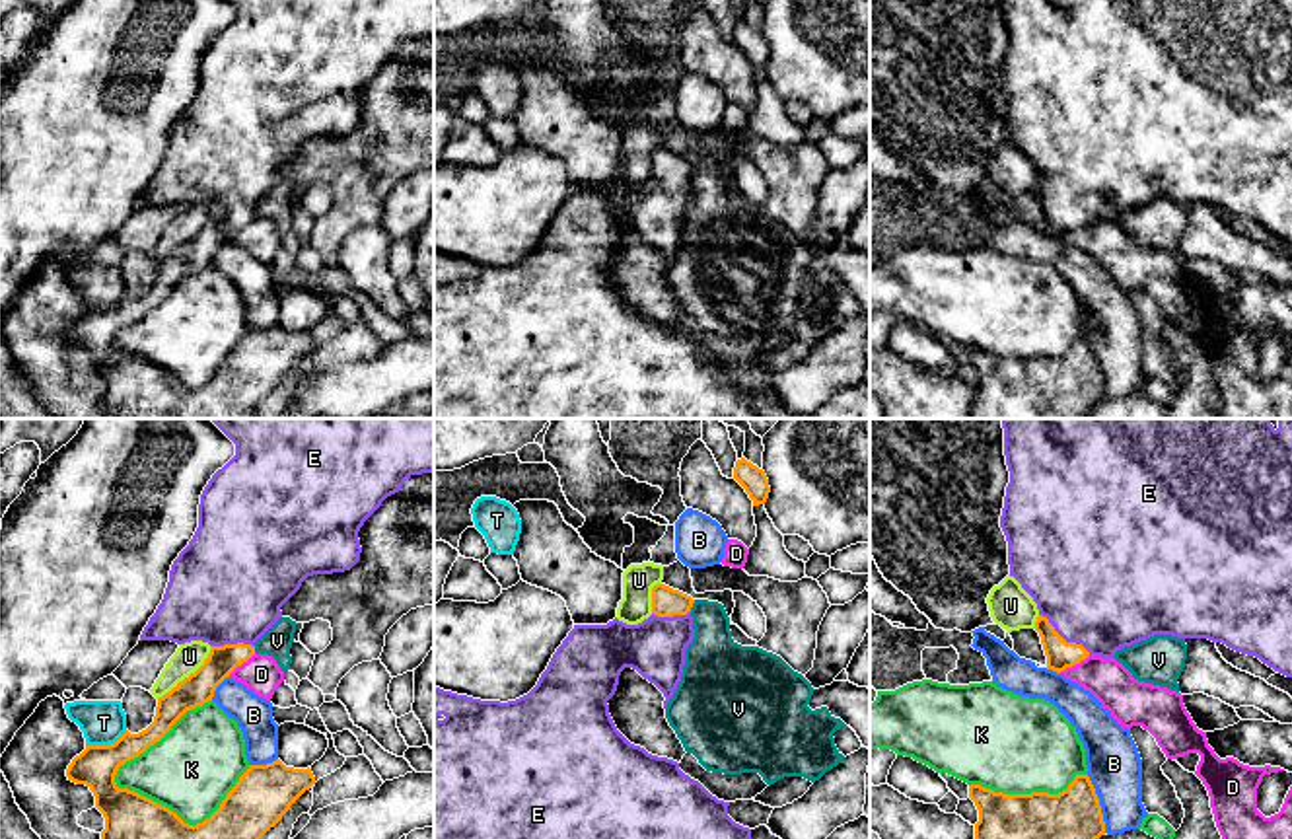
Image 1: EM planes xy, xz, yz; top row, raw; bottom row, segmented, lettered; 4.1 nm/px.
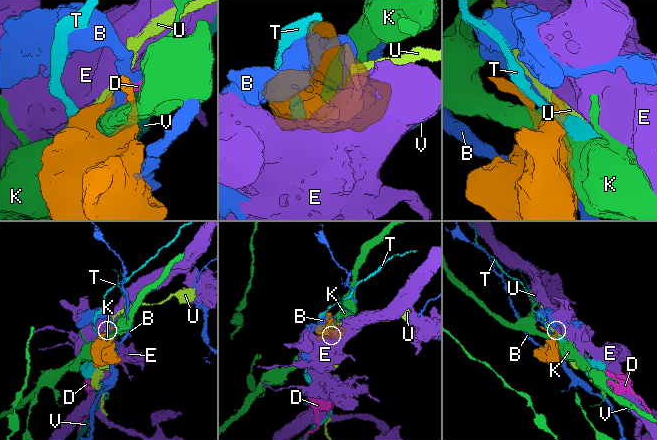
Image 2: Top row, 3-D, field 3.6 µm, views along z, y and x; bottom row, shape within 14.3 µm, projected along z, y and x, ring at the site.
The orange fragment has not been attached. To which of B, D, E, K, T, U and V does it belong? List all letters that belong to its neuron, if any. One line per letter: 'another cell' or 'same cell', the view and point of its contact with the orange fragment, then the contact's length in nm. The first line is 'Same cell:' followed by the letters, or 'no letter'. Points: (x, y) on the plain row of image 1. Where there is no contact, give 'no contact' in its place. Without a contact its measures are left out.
Same cell: E
B: another cell | yz (1098, 368) | 260 nm
D: another cell | yz (1075, 228) | 150 nm
E: same cell | yz (1063, 203) | 280 nm
K: another cell | xy (119, 329) | 550 nm
T: another cell | xy (106, 310) | 190 nm
U: another cell | xy (189, 240) | 320 nm
V: another cell | xz (691, 170) | 50 nm

